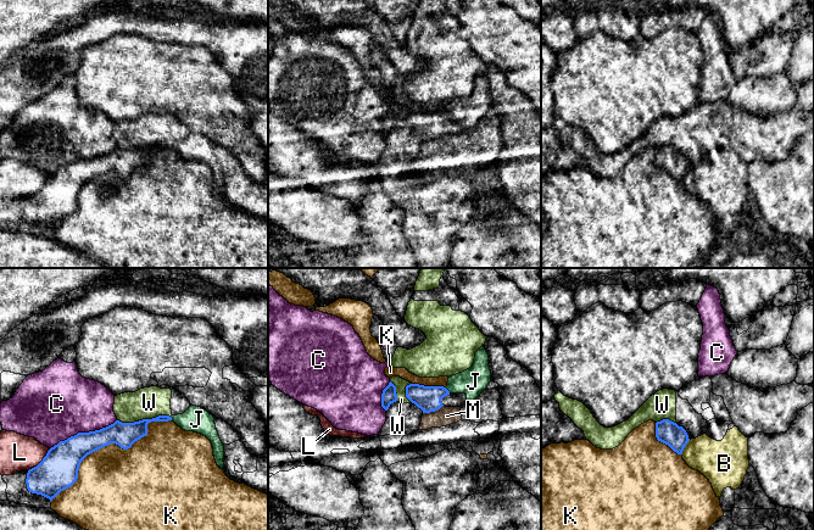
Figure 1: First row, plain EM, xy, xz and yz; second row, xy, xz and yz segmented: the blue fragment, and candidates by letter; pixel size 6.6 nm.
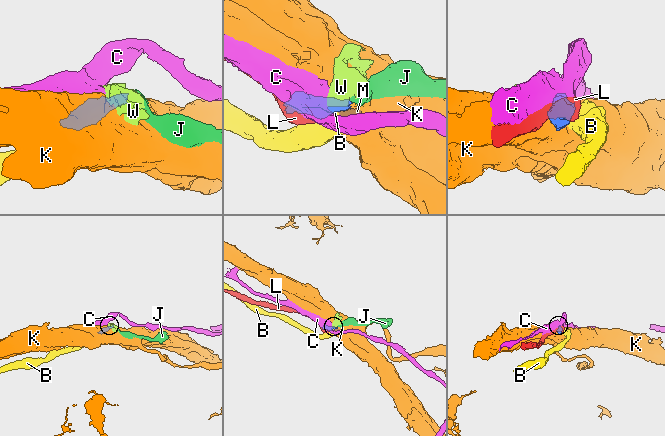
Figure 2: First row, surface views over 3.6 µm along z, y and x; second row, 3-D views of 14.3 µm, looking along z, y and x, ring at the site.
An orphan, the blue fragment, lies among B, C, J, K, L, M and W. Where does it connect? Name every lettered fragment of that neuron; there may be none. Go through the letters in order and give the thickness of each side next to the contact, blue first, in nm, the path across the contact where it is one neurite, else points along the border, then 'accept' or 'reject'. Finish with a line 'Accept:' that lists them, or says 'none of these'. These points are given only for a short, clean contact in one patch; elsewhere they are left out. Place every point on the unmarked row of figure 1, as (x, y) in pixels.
B: calibres 160 and 280 nm; border yz (690, 167), (681, 180); reject
C: calibres 240 and 460 nm; reject
J: calibres 170 and 180 nm; way xz (428, 126), (447, 117), (456, 111), (473, 109); accept
K: calibres 180 and 460 nm; reject
L: calibres 260 and 240 nm; reject
M: calibres 170 and 130 nm; border xz (442, 132), (434, 138), (423, 140); reject
W: calibres 160 and 200 nm; border xy (171, 143), (156, 143), (133, 149), (117, 148); reject
Accept: J

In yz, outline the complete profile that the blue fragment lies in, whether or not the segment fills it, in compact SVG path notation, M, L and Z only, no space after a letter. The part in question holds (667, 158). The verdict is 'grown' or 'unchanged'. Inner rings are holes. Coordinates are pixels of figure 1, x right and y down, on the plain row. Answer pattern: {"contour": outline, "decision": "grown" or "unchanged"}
{"contour": "M669 146L656 150L656 164L678 182L682 182L685 173L690 168L686 157Z", "decision": "unchanged"}

